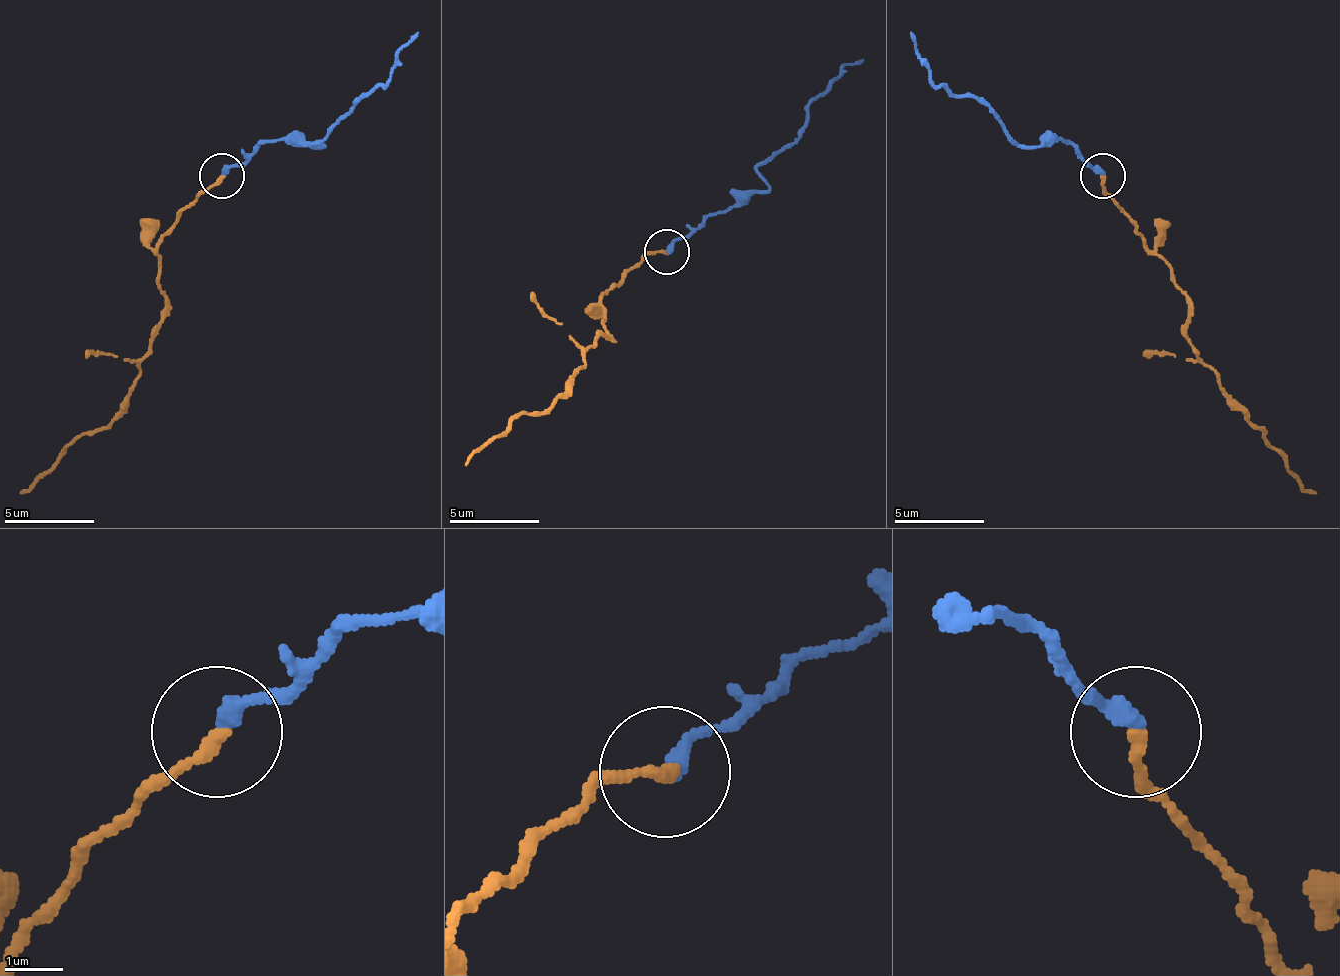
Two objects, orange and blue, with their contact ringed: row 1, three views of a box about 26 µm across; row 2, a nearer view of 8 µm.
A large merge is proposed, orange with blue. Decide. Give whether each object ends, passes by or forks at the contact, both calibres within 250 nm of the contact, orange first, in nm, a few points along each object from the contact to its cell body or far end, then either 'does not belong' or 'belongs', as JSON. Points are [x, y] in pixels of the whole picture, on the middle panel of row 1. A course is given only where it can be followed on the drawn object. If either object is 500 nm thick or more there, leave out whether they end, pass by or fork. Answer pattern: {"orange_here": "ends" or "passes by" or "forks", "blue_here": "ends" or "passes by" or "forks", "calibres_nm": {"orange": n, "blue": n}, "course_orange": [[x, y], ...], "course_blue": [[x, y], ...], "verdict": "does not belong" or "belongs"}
{"orange_here": "ends", "blue_here": "ends", "calibres_nm": {"orange": 240, "blue": 280}, "course_orange": [[667, 252], [649, 252], [600, 297], [609, 338], [595, 343], [573, 383], [546, 410], [523, 410], [464, 464]], "course_blue": [[667, 252], [722, 212], [767, 185], [758, 171], [803, 131], [807, 108], [825, 85], [861, 58]], "verdict": "does not belong"}

